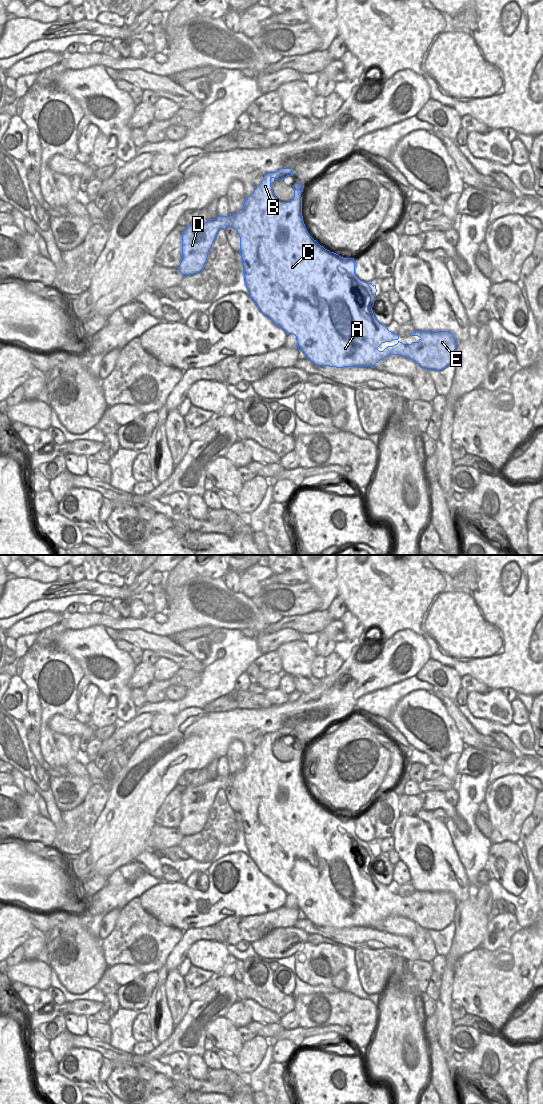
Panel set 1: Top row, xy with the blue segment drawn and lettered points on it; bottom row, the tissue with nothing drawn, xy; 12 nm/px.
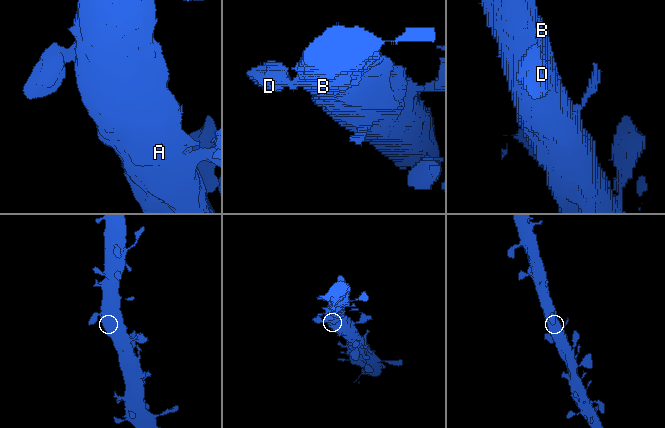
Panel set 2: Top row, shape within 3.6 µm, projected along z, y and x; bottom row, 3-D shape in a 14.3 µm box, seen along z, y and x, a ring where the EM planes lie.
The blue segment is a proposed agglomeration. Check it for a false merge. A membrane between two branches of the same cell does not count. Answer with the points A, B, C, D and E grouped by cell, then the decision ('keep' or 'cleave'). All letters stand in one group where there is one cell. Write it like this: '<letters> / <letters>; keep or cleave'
A B C D E; keep

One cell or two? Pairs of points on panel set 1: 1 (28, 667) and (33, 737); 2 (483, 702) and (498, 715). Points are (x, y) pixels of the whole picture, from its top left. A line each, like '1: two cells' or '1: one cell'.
1: two cells
2: one cell

